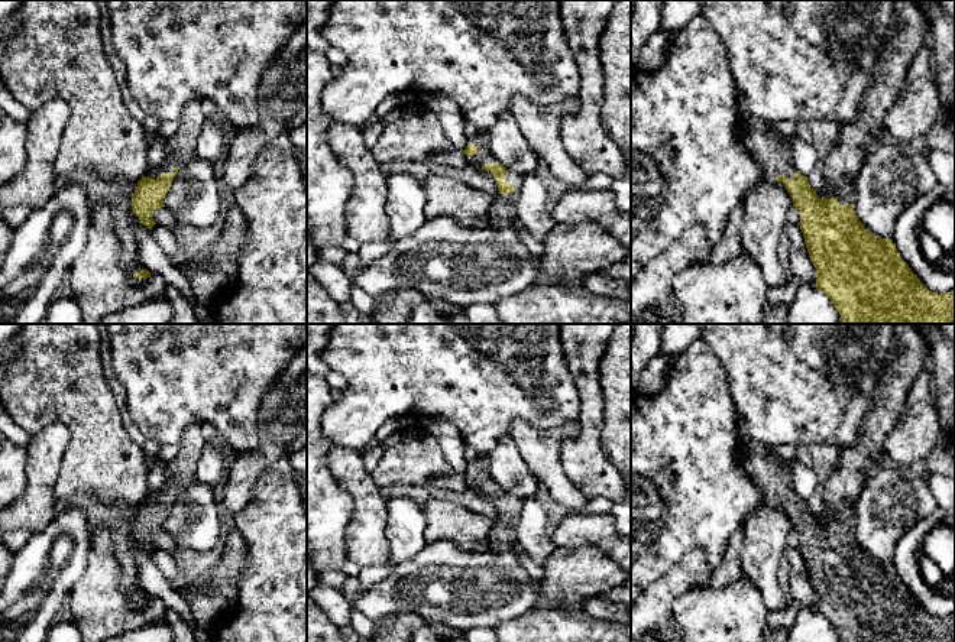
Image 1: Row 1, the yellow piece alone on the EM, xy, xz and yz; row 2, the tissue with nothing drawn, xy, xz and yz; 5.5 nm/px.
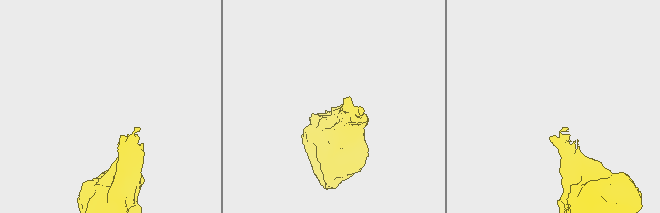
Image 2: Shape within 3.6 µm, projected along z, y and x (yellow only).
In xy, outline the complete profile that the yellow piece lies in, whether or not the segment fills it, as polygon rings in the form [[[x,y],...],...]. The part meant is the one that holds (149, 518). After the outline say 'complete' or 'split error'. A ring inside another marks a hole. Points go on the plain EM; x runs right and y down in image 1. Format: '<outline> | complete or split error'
[[[191,422],[179,442],[177,457],[169,463],[168,487],[161,492],[149,492],[139,503],[132,522],[132,535],[139,545],[149,554],[156,548],[152,542],[155,534],[164,531],[166,521],[178,493],[195,480],[197,460],[204,447],[201,422]]] | split error

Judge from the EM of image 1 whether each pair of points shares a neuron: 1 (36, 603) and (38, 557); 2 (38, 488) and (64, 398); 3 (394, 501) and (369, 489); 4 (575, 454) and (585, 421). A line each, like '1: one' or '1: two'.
1: one
2: two
3: two
4: one

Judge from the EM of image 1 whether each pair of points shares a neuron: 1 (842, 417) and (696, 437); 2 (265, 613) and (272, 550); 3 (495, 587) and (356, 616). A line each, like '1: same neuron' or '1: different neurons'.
1: different neurons
2: same neuron
3: different neurons

